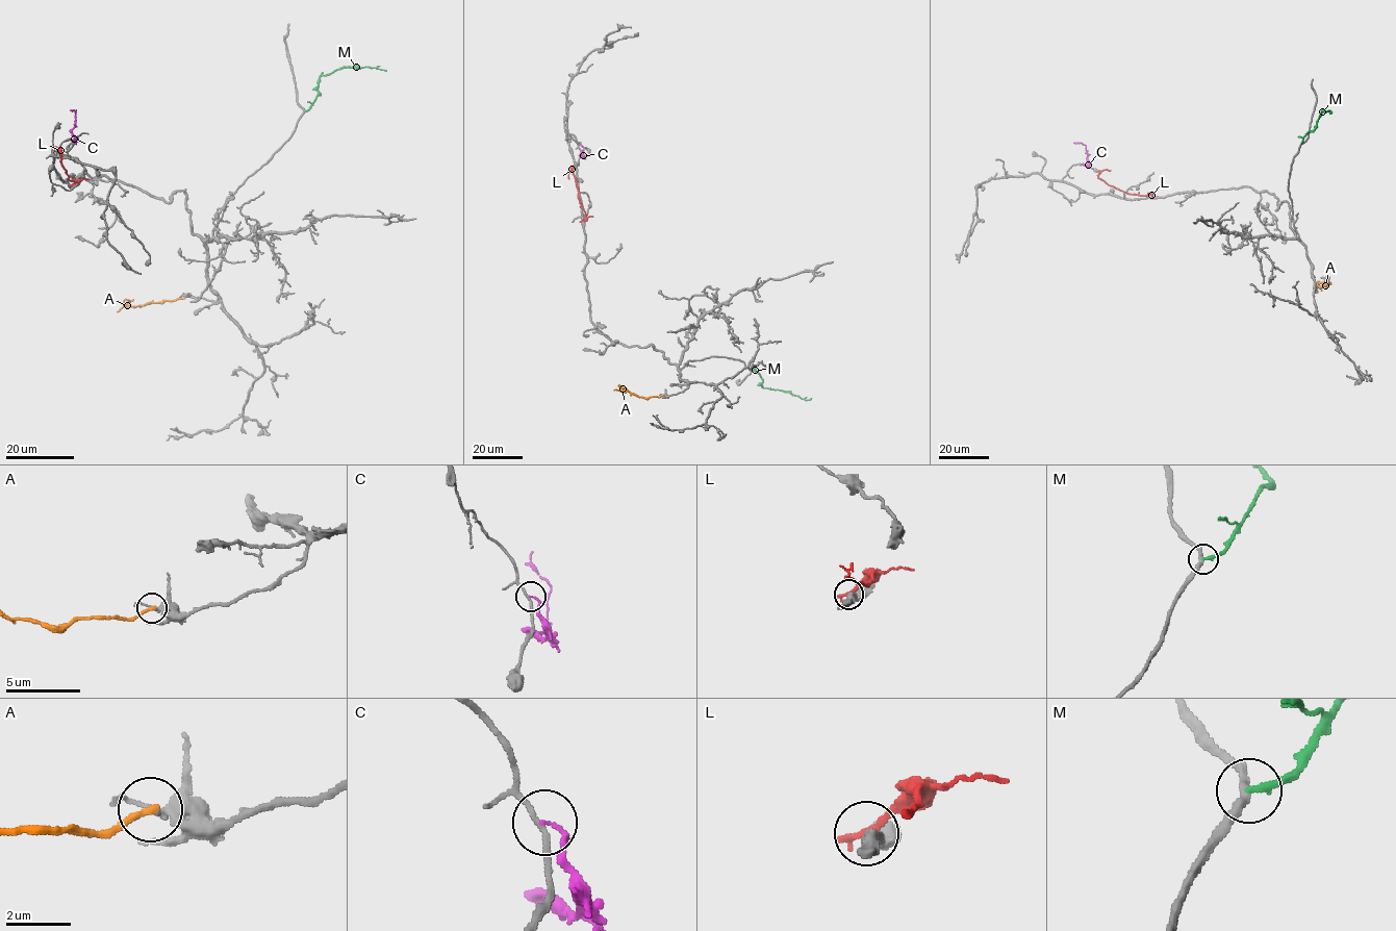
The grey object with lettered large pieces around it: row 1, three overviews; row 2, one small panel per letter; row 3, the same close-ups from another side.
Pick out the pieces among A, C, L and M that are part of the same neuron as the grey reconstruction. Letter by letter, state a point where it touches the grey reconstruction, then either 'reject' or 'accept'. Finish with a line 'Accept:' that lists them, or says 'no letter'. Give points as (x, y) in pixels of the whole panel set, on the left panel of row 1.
A: contact (183, 298); reject
C: contact (71, 140); accept
L: contact (74, 184); reject
M: contact (304, 111); reject
Accept: C

